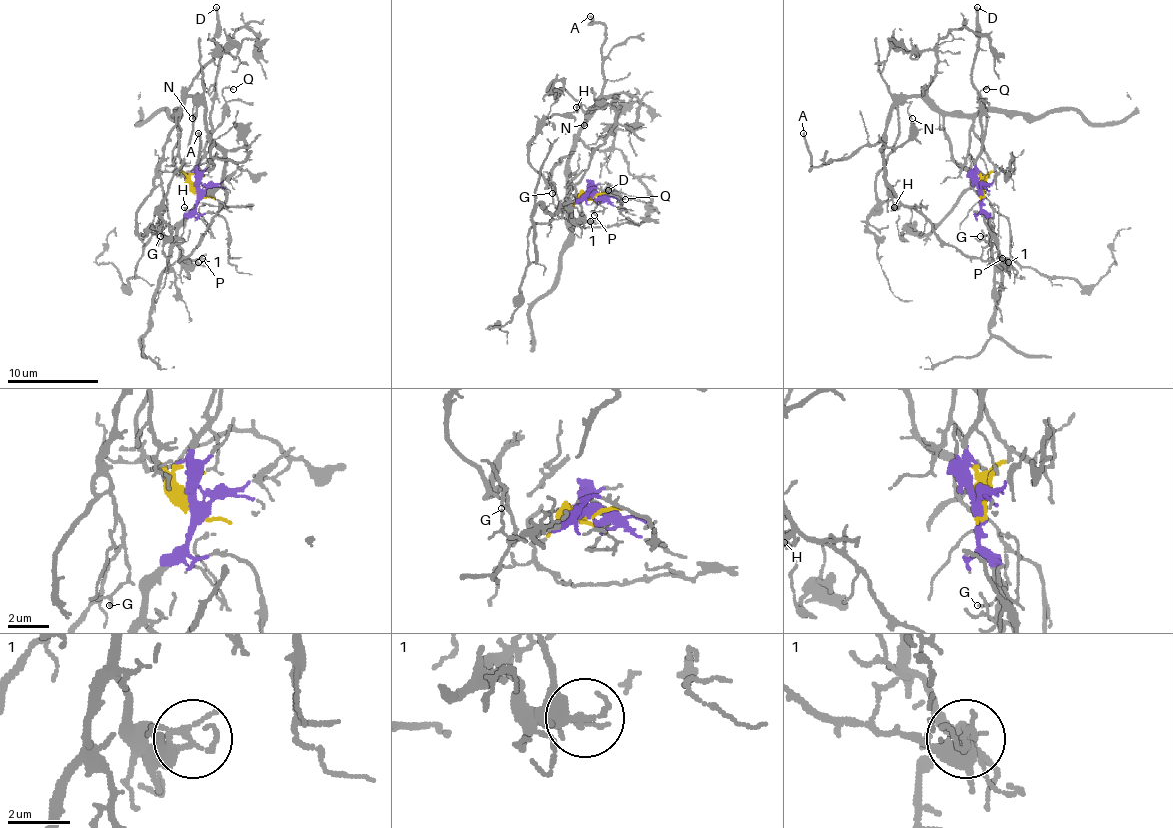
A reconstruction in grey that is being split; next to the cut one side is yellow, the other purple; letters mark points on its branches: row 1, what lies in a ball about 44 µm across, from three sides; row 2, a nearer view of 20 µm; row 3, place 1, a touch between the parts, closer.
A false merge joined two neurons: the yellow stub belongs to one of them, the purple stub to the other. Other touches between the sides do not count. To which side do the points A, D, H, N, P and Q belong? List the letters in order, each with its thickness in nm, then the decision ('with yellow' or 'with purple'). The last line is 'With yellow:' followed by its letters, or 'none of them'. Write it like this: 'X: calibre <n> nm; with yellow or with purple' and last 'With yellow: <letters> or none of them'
A: calibre 200 nm; with yellow
D: calibre 200 nm; with purple
H: calibre 150 nm; with yellow
N: calibre 110 nm; with yellow
P: calibre 120 nm; with purple
Q: calibre 130 nm; with purple
With yellow: A, H, N

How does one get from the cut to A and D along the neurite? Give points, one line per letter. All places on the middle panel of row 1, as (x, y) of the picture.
A: (592, 194), (569, 207), (564, 198), (571, 191), (569, 153), (603, 87), (605, 28), (589, 23), (589, 16)
D: (592, 194), (589, 189), (603, 198), (608, 185), (612, 189), (608, 189)

